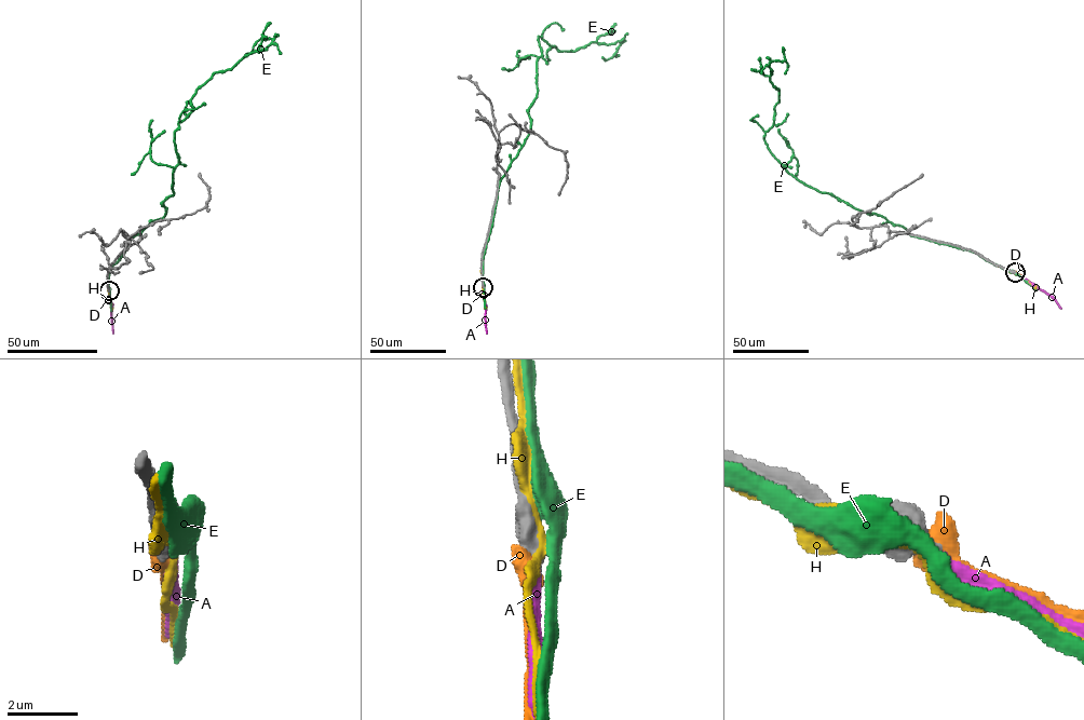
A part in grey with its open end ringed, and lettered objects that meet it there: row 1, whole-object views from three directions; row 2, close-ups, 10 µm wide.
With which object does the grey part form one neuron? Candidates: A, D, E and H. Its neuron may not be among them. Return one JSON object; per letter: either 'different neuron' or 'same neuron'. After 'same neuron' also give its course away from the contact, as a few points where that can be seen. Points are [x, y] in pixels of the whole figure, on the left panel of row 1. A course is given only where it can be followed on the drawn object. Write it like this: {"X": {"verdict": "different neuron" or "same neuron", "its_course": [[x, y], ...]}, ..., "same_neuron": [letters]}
{"A": {"verdict": "same neuron", "its_course": [[109, 290], [113, 333]]}, "D": {"verdict": "different neuron"}, "E": {"verdict": "different neuron"}, "H": {"verdict": "different neuron"}, "same_neuron": ["A"]}

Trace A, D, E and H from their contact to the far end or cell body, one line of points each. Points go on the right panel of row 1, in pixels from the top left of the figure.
A: (1015, 272), (1048, 294), (1061, 308)
D: (1014, 272), (1035, 287)
E: (1013, 272), (977, 254), (912, 236), (790, 174), (763, 136), (778, 100), (769, 63), (785, 60), (785, 73)
H: (1013, 272), (1035, 288)

